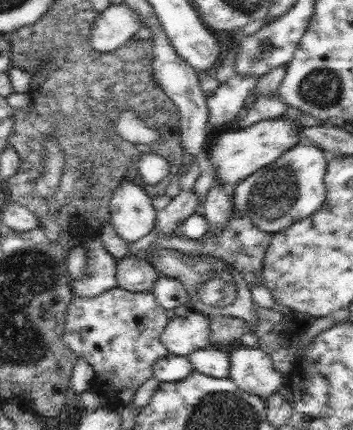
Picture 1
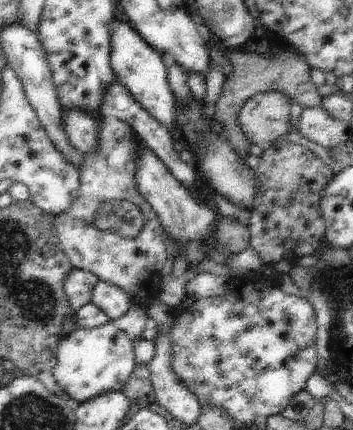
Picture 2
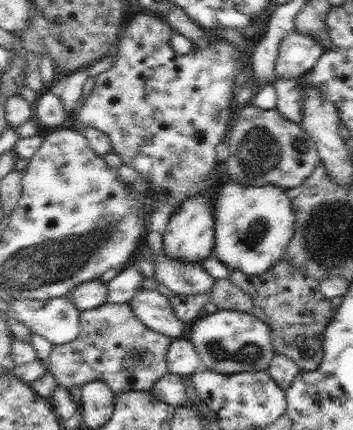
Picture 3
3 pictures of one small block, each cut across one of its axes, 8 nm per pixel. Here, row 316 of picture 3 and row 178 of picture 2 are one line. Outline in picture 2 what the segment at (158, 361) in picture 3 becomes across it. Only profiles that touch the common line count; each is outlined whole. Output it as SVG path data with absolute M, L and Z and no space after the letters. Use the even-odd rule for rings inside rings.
M99 116L97 130L99 130L97 146L93 152L83 154L83 162L79 168L79 184L81 184L79 196L63 214L57 214L53 220L53 226L57 232L55 240L59 242L61 252L73 264L73 270L93 272L99 278L99 282L119 286L129 296L131 304L149 308L159 298L159 284L161 284L159 270L165 262L167 248L161 240L161 234L163 234L161 220L157 218L153 208L137 190L135 172L137 172L141 140L137 138L135 130L127 122L115 120L115 118ZM107 202L131 202L143 212L145 224L135 238L123 238L113 232L103 232L103 230L97 230L93 222L83 224L79 220L79 214L95 212L99 204L107 204Z

